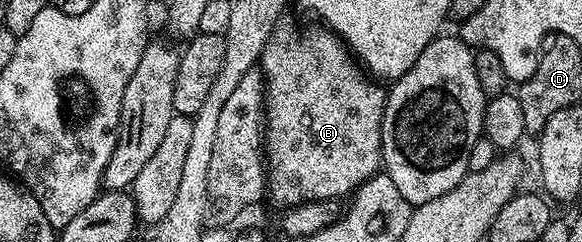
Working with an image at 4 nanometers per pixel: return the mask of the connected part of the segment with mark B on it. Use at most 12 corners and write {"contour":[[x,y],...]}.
{"contour":[[319,25],[263,50],[269,199],[342,200],[387,91]]}

